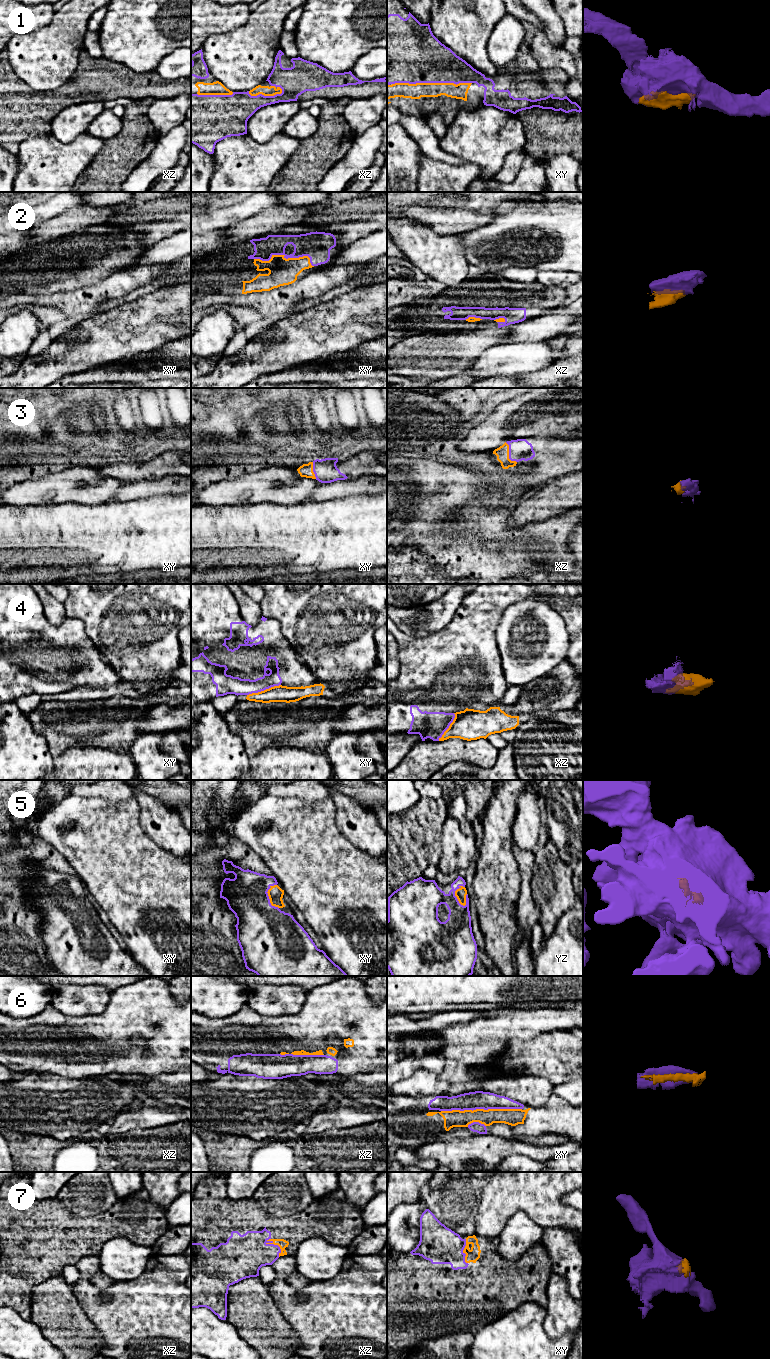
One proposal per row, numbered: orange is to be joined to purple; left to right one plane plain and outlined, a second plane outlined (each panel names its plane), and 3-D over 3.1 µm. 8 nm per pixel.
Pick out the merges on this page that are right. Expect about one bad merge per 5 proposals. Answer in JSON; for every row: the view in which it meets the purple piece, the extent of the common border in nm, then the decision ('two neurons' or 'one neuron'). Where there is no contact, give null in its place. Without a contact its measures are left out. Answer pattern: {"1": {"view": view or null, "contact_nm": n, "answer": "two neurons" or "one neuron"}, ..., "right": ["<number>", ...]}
{"1": {"view": "xy", "contact_nm": 650, "answer": "one neuron"}, "2": {"view": "xy", "contact_nm": 480, "answer": "one neuron"}, "3": {"view": "xz", "contact_nm": 190, "answer": "one neuron"}, "4": {"view": "xy", "contact_nm": 280, "answer": "two neurons"}, "5": {"view": "yz", "contact_nm": 180, "answer": "one neuron"}, "6": {"view": "xy", "contact_nm": 650, "answer": "one neuron"}, "7": {"view": "xz", "contact_nm": 170, "answer": "one neuron"}, "right": ["1", "2", "3", "5", "6", "7"]}

